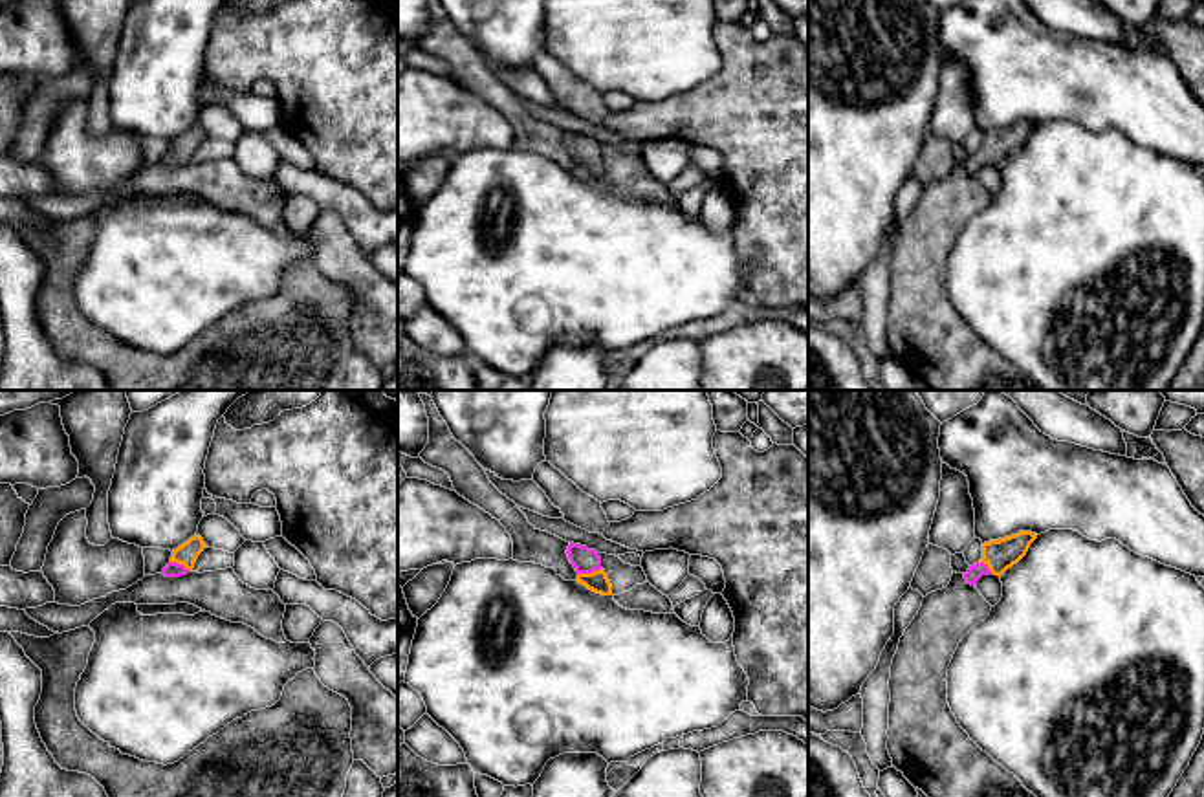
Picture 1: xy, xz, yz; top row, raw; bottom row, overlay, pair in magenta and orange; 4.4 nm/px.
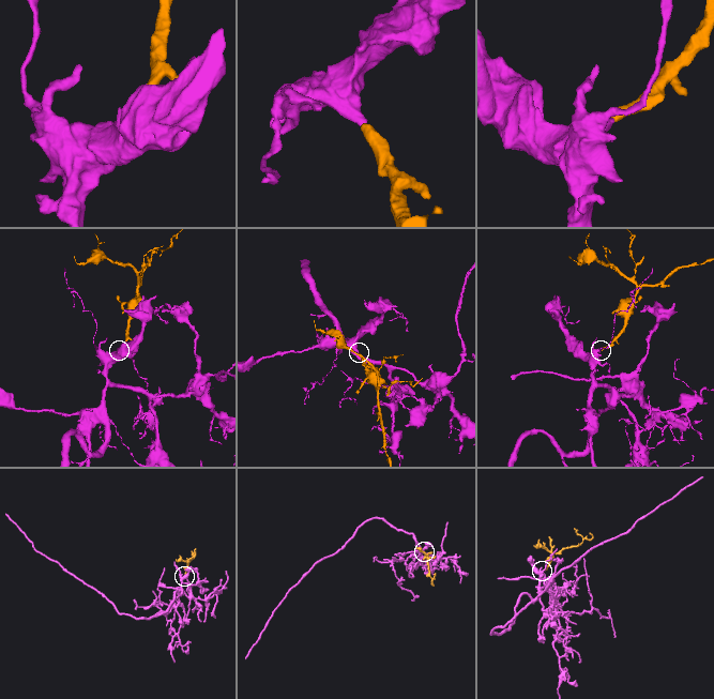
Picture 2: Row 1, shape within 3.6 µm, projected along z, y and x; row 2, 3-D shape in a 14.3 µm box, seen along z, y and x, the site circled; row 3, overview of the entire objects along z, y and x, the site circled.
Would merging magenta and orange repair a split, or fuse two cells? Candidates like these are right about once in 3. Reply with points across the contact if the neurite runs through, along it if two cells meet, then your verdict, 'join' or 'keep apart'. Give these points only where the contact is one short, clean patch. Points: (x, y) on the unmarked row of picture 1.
across xz (585, 151), (589, 162), (596, 171) | join

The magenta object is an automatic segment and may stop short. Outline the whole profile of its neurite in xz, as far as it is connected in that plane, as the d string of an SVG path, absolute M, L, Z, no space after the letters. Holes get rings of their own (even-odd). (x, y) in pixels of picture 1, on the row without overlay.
M570 132L566 143L577 161L577 172L596 183L612 185L612 174L601 158L599 141Z

